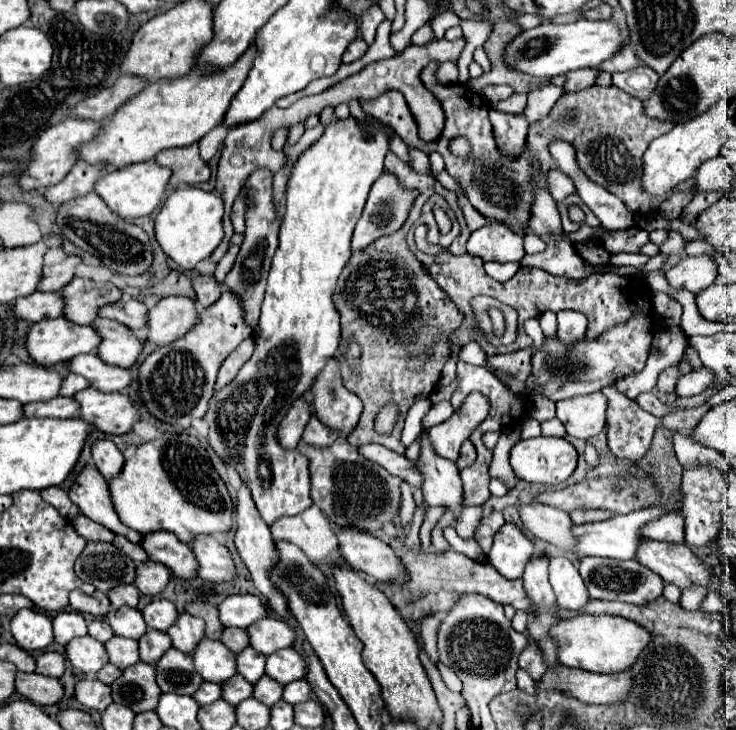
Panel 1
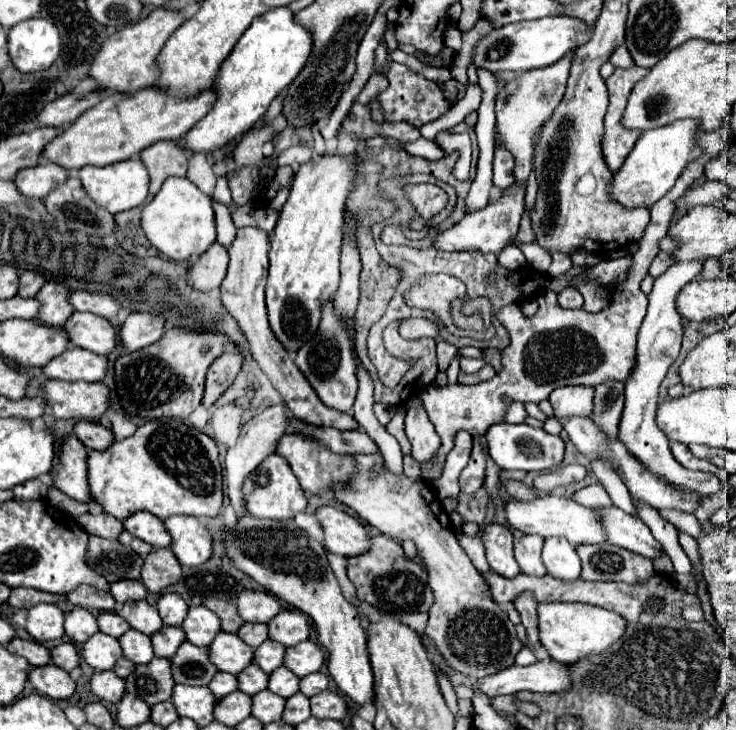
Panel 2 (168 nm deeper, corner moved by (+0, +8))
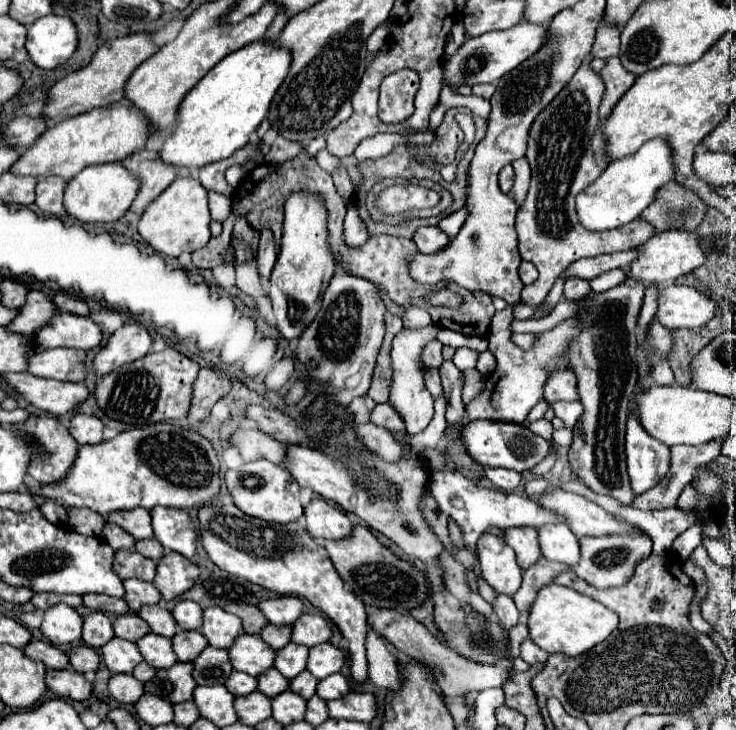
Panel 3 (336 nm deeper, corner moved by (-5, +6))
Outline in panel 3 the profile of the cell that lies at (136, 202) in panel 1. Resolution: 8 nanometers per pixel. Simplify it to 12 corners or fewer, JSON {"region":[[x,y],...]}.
{"region":[[121,162],[81,170],[65,208],[83,222],[115,222],[141,178]]}

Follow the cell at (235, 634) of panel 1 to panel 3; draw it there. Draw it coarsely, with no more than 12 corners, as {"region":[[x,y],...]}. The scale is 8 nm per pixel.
{"region":[[267,624],[259,634],[273,650],[291,640],[291,626]]}

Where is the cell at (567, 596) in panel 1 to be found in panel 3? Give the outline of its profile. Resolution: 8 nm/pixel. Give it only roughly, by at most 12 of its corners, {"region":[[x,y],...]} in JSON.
{"region":[[567,524],[539,528],[545,558],[579,562],[579,540]]}

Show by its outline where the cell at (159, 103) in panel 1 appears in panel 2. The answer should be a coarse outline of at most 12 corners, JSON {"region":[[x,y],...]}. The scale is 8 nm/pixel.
{"region":[[104,96],[44,146],[68,172],[184,136],[214,104]]}

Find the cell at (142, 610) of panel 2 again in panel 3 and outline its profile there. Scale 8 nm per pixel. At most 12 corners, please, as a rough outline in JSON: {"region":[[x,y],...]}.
{"region":[[143,606],[137,616],[153,634],[173,638],[177,624],[167,608]]}

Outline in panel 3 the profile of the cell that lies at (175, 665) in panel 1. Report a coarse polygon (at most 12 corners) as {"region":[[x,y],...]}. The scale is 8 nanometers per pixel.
{"region":[[207,646],[193,660],[199,686],[225,684],[231,674],[227,650]]}

